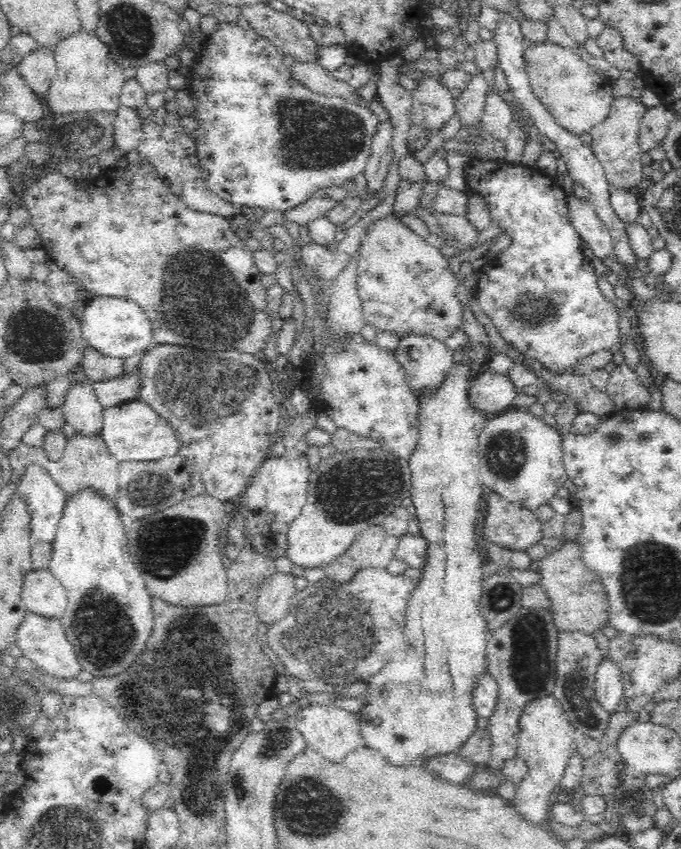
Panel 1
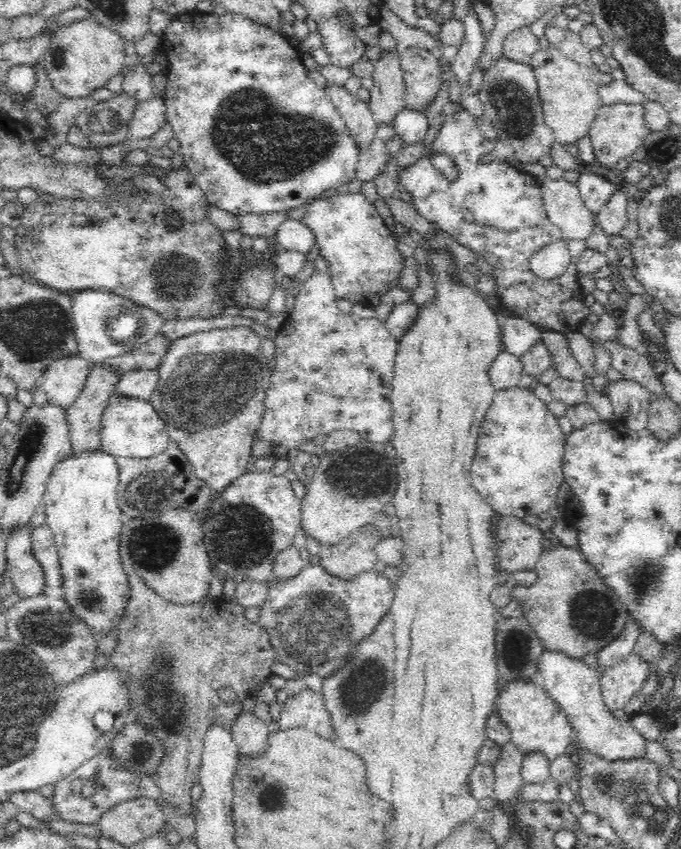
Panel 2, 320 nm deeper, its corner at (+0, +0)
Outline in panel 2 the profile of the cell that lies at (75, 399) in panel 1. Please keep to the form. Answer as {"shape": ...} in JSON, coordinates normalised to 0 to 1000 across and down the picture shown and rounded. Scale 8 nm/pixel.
{"shape":[[[120,419],[79,425],[65,441],[62,457],[70,476],[100,483],[123,461],[134,431]]]}

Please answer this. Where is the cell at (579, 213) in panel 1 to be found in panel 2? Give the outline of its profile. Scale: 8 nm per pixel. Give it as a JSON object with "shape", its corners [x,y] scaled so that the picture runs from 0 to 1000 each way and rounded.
{"shape":[[[802,208],[794,214],[794,221],[805,256],[824,271],[824,277],[828,282],[859,284],[860,280],[869,278],[869,273],[875,269],[875,257],[872,257],[872,251],[860,244],[846,218],[837,217],[827,210],[812,212],[808,208]]]}

